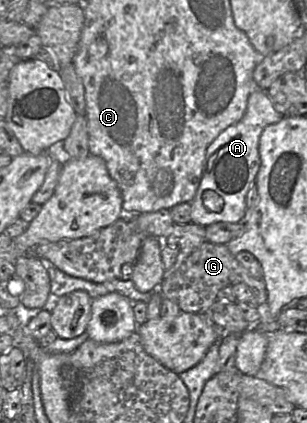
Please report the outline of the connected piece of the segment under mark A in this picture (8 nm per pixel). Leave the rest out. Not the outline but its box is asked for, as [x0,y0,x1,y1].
[190,90,284,227]

